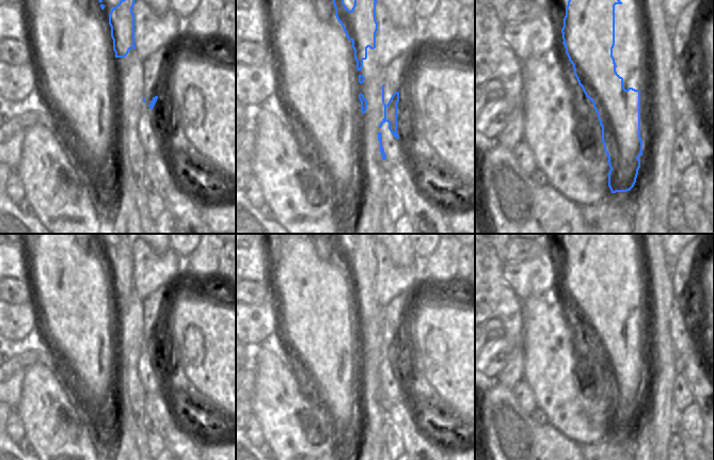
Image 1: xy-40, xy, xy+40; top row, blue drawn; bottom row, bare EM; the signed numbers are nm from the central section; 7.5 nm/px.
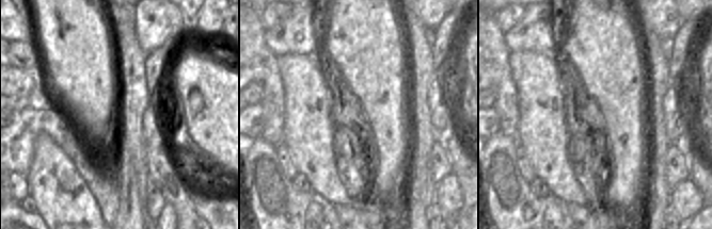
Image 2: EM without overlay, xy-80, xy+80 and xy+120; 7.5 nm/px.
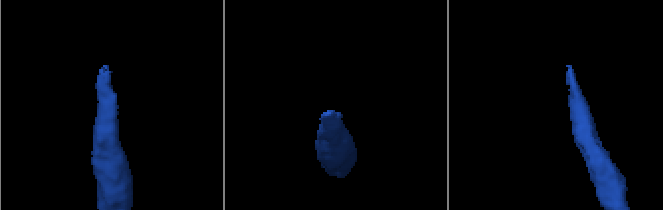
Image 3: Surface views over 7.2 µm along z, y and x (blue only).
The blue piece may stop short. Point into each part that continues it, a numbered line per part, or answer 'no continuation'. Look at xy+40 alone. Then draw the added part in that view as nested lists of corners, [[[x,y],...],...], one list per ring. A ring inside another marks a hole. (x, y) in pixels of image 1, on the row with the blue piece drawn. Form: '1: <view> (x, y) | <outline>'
1: xy+40 (558, 69) | [[[536,9],[533,11],[536,25],[531,31],[539,31],[542,39],[533,54],[542,58],[542,69],[546,80],[568,100],[562,104],[566,108],[566,116],[577,124],[578,109],[583,99],[573,65],[562,44],[562,33],[555,27],[550,10],[541,10],[539,15],[536,14]]]

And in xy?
1: xy (326, 50) | [[[291,0],[295,12],[295,27],[301,33],[301,50],[303,65],[307,72],[307,80],[315,85],[320,94],[329,100],[323,105],[327,116],[340,122],[354,122],[354,76],[350,61],[350,42],[345,31],[323,19],[313,0]]]

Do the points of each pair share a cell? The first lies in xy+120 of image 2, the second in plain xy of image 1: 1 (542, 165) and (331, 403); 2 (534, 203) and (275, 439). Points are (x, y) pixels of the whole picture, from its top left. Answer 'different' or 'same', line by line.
1: different
2: different

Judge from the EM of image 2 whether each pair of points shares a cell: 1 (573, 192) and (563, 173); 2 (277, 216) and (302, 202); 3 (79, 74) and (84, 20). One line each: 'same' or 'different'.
1: different
2: different
3: same

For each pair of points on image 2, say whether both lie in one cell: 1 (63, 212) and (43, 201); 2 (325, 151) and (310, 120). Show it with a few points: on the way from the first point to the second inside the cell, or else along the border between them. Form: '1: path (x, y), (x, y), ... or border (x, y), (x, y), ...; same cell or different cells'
1: border (37, 182), (49, 201), (46, 217); different cells
2: border (329, 112), (309, 135), (301, 135), (295, 128); different cells

